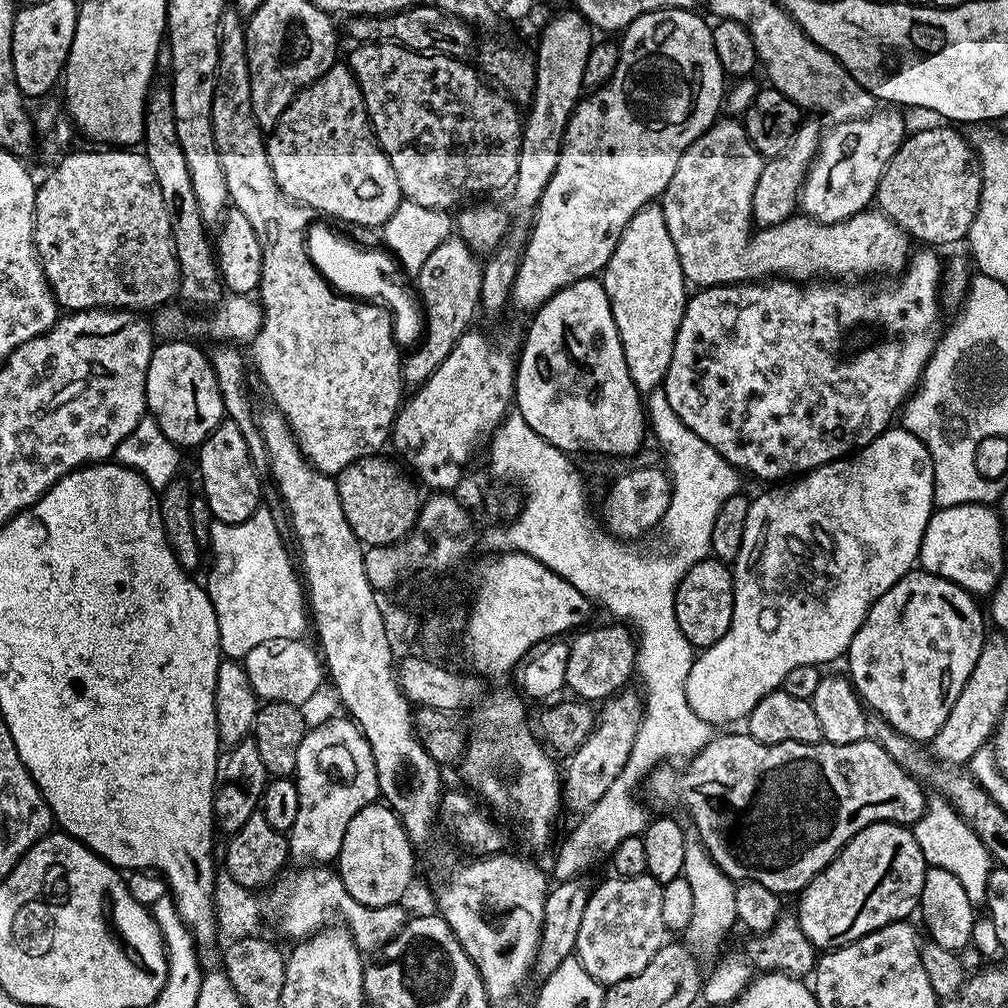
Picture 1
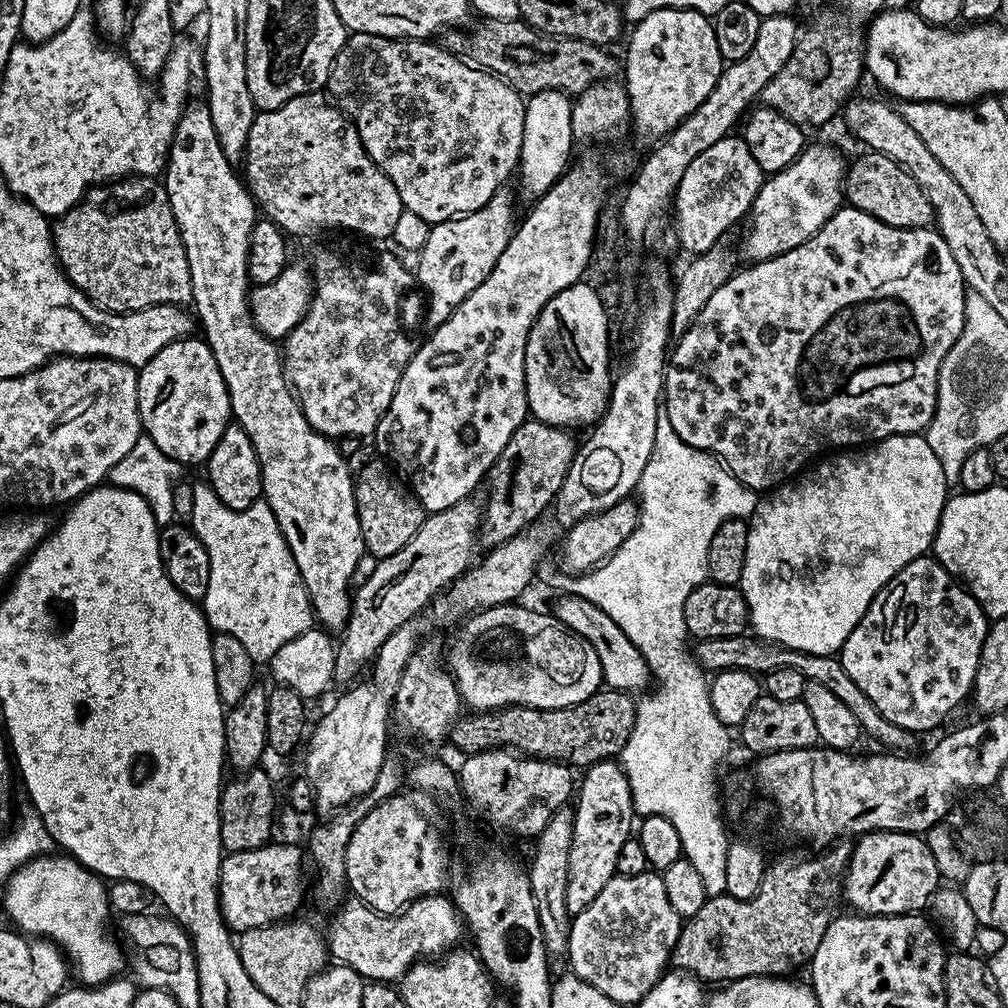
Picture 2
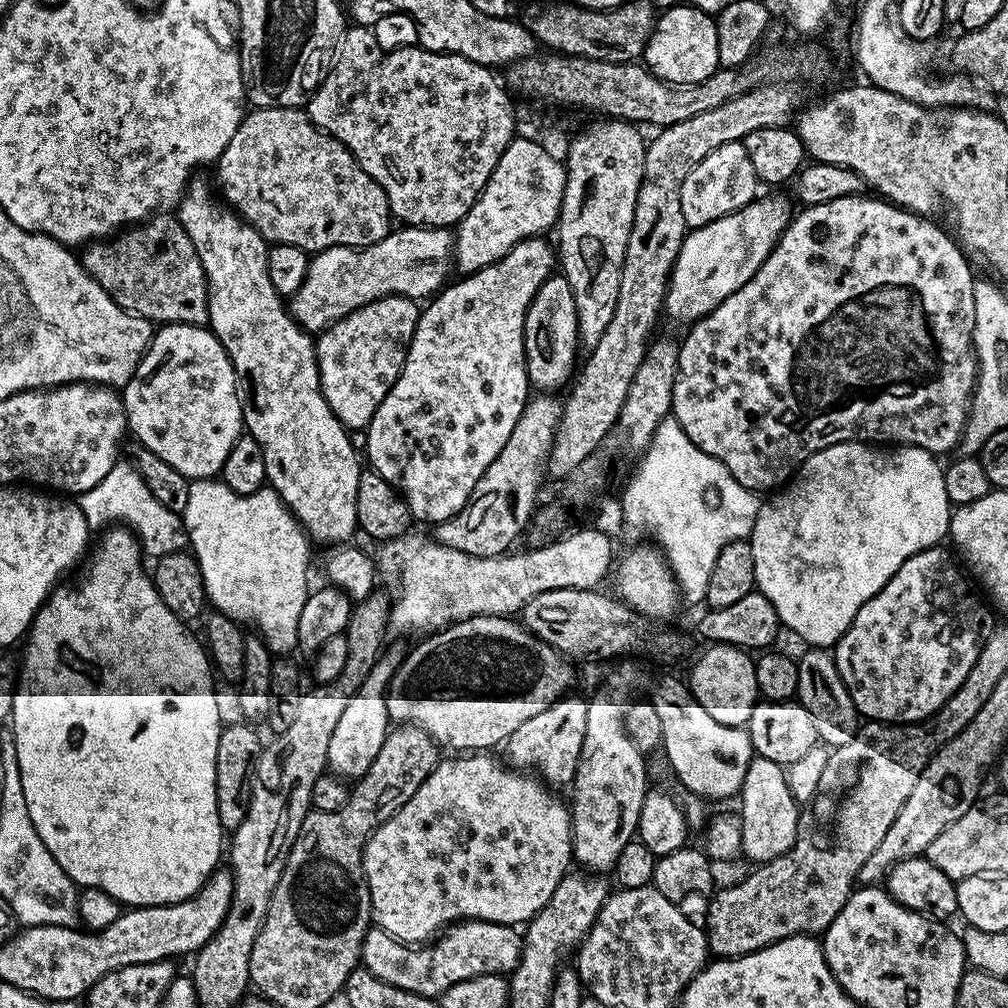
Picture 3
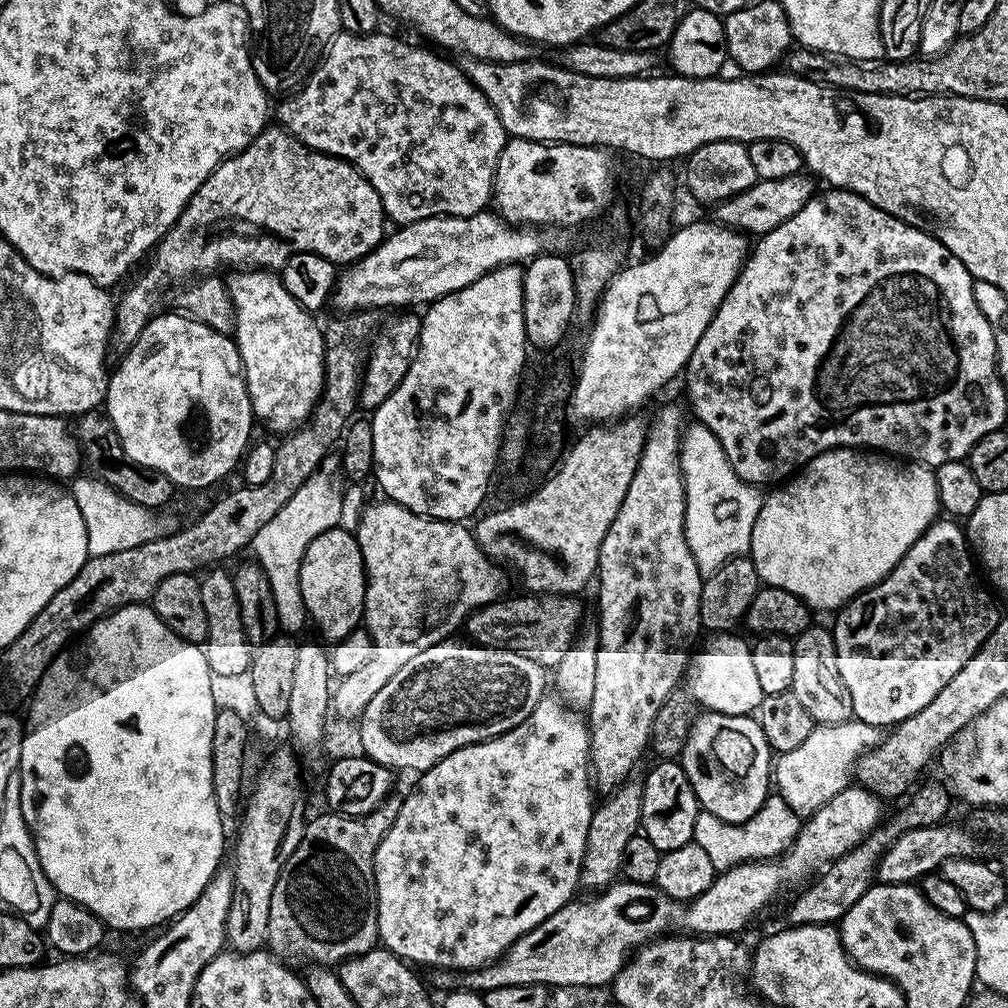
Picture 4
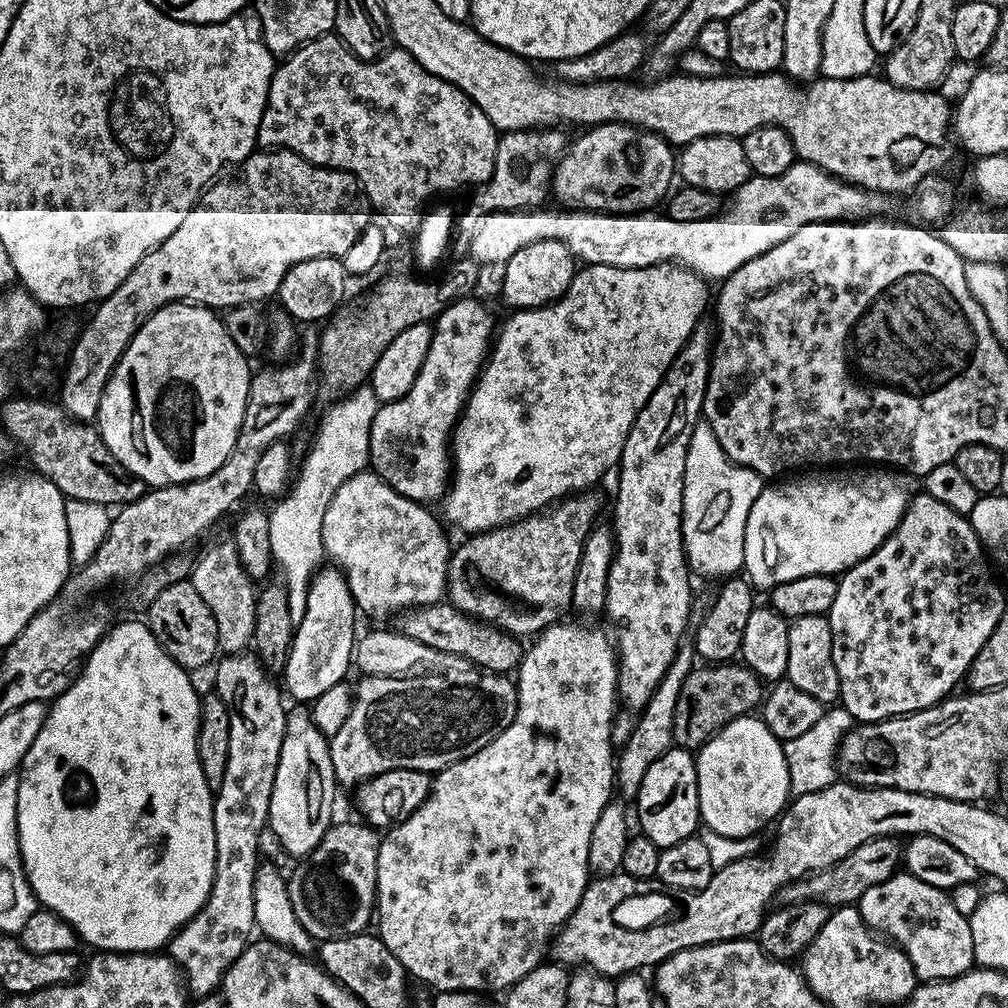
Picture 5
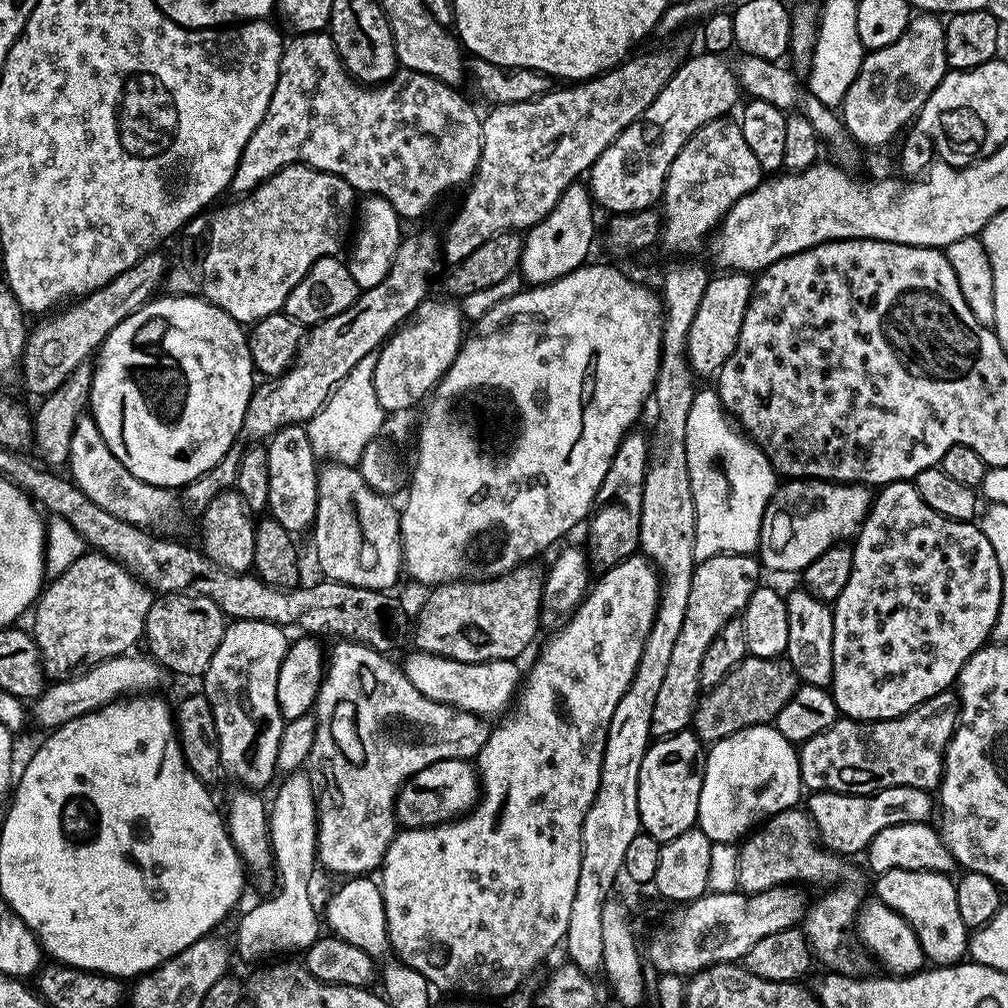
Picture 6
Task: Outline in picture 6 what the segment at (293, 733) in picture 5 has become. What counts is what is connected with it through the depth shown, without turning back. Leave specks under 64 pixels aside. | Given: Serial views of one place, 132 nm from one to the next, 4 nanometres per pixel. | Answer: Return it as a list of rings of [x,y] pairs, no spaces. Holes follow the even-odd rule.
[[[289,773],[283,780],[285,780],[279,790],[278,794],[274,798],[274,802],[272,801],[272,807],[269,811],[269,824],[271,826],[271,842],[272,842],[272,854],[273,854],[273,865],[275,871],[278,875],[278,886],[280,884],[281,888],[278,894],[274,895],[269,902],[262,902],[254,907],[252,907],[240,920],[238,924],[238,932],[236,934],[236,948],[234,944],[234,950],[236,950],[242,961],[250,964],[256,960],[262,959],[264,956],[270,956],[272,954],[276,954],[278,952],[305,952],[308,950],[309,946],[313,944],[314,941],[318,940],[321,932],[322,932],[322,920],[318,911],[316,912],[316,908],[312,902],[312,896],[310,894],[310,886],[312,884],[312,880],[314,878],[314,872],[318,870],[318,861],[316,858],[317,852],[317,822],[319,820],[319,809],[318,803],[316,804],[316,796],[314,794],[314,788],[308,777],[304,776],[305,773]]]

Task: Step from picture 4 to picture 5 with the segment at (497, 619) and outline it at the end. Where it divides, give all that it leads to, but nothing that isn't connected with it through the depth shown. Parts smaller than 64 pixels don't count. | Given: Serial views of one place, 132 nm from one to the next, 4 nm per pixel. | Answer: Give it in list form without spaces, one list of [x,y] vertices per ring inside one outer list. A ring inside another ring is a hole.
[[[451,602],[428,604],[424,608],[405,608],[395,613],[395,631],[403,636],[414,638],[426,646],[451,656],[460,657],[461,661],[478,664],[483,671],[492,674],[508,674],[515,671],[524,653],[523,643],[511,633],[503,632],[495,625],[486,624],[474,616],[460,612]]]

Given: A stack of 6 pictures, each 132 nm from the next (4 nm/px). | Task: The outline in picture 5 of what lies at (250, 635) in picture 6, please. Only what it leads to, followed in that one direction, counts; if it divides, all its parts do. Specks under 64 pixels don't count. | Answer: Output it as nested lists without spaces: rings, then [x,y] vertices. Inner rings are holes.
[[[228,654],[223,659],[215,665],[214,691],[226,702],[230,714],[230,754],[226,758],[222,786],[212,802],[216,847],[214,882],[198,914],[187,920],[166,945],[167,955],[178,965],[183,983],[193,997],[213,995],[221,987],[226,970],[230,970],[238,954],[242,954],[253,939],[256,855],[260,852],[260,835],[269,827],[271,790],[287,724],[285,697],[255,655]]]

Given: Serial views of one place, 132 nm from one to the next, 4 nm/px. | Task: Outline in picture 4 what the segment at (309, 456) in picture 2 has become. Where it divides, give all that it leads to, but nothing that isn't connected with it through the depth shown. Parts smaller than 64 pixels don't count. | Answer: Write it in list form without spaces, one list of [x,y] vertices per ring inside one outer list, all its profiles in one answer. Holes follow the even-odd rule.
[[[250,268],[247,270],[236,270],[231,273],[232,277],[227,277],[226,283],[228,293],[232,299],[232,314],[236,318],[236,327],[234,329],[234,339],[236,349],[240,355],[240,364],[244,367],[244,381],[246,382],[246,390],[248,397],[252,403],[252,415],[257,421],[260,420],[272,432],[280,432],[279,434],[287,434],[296,431],[301,424],[307,421],[312,415],[320,396],[323,394],[324,386],[324,334],[321,325],[316,325],[317,317],[313,313],[306,311],[303,306],[290,295],[286,290],[283,279],[275,271],[265,270],[262,268]]]

